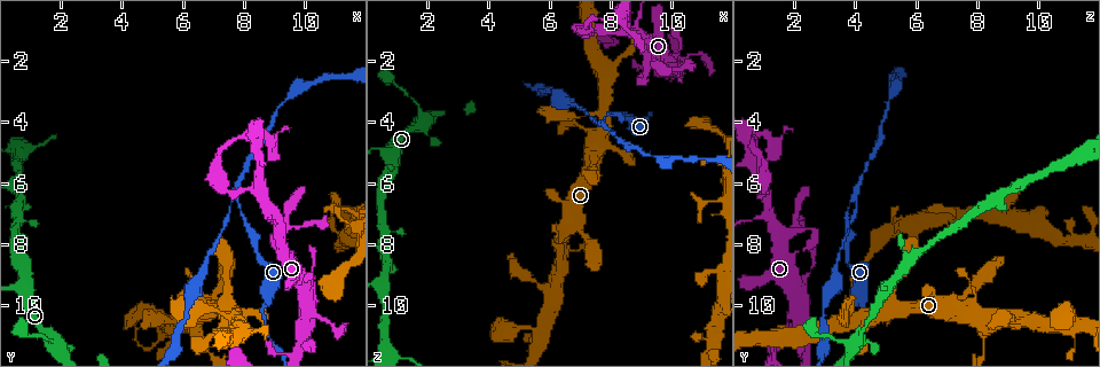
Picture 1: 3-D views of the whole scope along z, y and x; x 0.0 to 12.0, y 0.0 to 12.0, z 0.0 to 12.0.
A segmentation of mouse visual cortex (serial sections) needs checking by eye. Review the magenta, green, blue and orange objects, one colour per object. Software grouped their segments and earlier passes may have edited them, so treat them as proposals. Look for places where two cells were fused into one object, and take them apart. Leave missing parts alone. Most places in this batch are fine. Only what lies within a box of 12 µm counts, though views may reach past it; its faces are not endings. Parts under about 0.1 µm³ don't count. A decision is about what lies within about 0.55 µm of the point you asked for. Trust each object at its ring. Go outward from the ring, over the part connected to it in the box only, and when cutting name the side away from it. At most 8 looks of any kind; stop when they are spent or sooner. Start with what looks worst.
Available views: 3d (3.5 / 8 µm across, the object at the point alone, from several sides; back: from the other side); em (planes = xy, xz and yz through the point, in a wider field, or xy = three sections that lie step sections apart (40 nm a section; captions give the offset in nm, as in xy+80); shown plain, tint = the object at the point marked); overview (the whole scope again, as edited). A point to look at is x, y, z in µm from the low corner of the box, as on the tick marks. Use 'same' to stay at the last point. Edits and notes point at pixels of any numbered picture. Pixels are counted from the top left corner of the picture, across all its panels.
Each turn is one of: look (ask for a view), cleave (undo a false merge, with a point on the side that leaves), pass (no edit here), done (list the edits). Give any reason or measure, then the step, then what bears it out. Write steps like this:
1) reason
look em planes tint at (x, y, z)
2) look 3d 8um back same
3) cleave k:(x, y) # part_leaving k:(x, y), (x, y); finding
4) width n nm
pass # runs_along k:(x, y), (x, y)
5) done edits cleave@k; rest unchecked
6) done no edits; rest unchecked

abrupt turn
look 3d 3.5um back at (7.8, 6.6, 4.0)

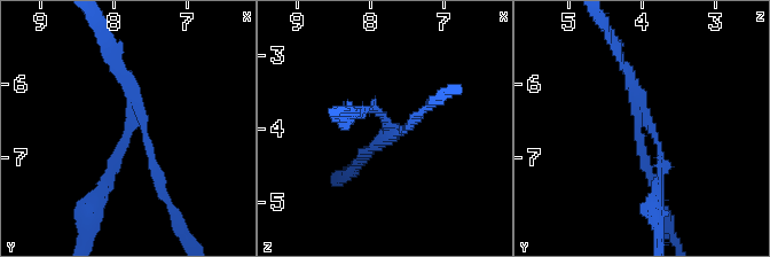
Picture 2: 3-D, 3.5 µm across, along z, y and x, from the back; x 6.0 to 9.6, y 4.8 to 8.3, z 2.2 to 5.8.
need the tissue
look em xy step 2 tint at (7.80, 6.50, 3.90)

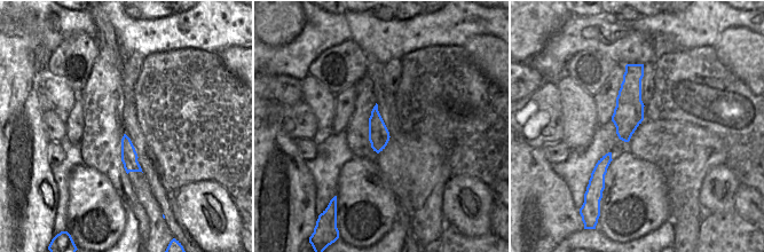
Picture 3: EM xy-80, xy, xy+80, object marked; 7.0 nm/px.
pass # runs_along 2:(103, 188), (132, 121), (149, 142), (159, 181); all the same cell

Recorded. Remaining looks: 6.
look 3d 8um at (1.8, 11.2, 3.8)

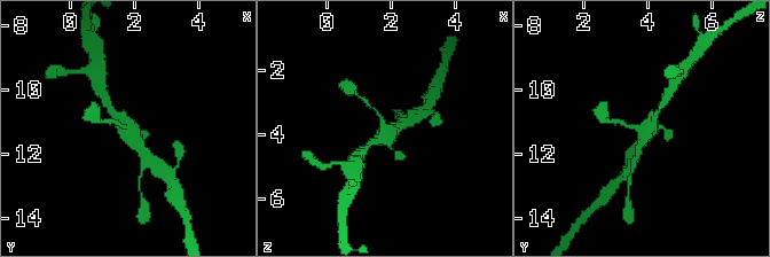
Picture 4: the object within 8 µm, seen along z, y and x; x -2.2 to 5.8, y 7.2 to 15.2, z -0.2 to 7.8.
closer look
look 3d 3.5um at (1.8, 11.2, 3.7)

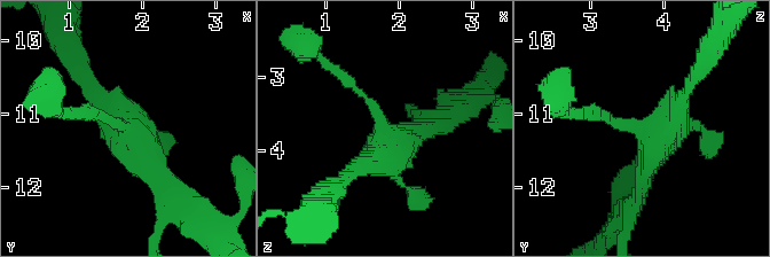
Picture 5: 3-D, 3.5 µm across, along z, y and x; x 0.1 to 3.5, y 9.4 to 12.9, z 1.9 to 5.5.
look em xy step 5 tint at (1.75, 11.20, 3.75)

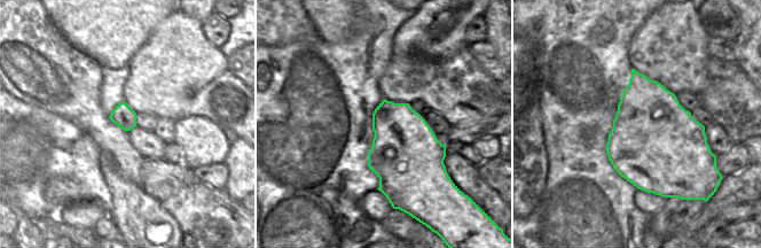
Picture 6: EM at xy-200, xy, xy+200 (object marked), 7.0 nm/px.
width 480 nm
pass # runs_along 5:(694, 76), (665, 129), (600, 115); all the same cell

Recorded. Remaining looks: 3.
arms part here
look 3d 3.5um at (8.9, 7.0, 1.1)

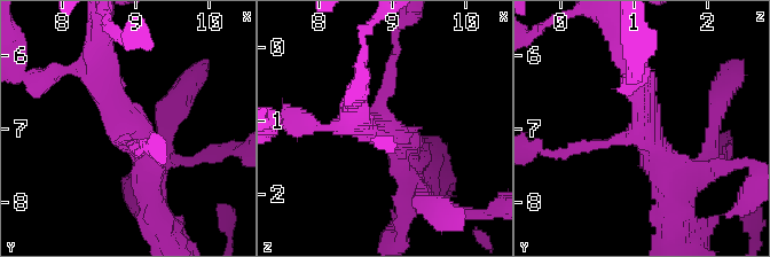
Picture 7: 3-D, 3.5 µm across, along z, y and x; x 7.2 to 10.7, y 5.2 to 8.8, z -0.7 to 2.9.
look em xy step 2 tint at (8.90, 7.00, 1.15)

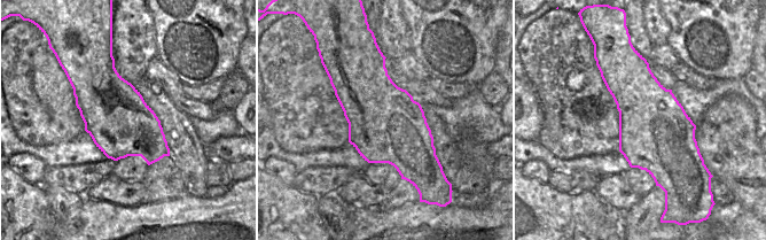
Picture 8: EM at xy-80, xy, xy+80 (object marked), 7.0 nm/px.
pass # one cell here

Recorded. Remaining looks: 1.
done no edits; rest unchecked

